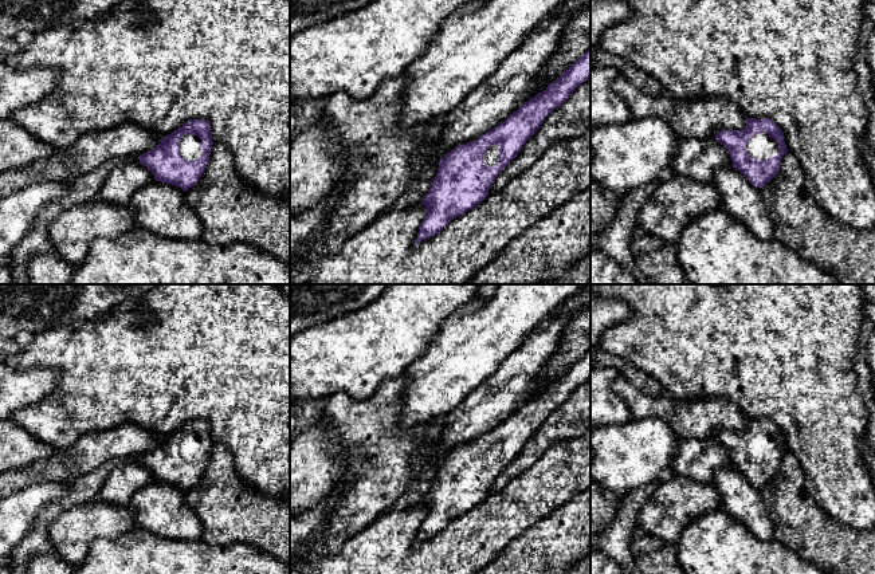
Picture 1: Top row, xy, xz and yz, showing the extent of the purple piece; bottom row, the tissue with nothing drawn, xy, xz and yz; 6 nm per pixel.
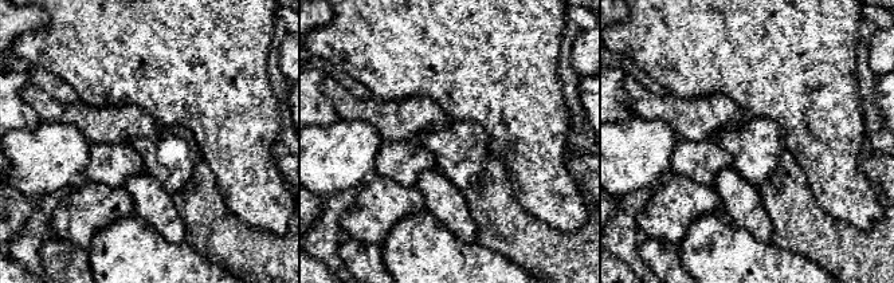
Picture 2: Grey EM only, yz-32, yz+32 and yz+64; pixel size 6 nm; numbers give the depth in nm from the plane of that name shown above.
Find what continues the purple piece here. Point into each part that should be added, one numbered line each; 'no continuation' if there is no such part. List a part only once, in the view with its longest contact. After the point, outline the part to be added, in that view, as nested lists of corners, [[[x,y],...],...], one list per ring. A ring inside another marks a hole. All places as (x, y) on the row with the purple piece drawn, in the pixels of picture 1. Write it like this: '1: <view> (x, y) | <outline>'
1: yz (760, 146) | [[[761,131],[753,135],[748,145],[746,150],[749,156],[754,160],[766,160],[773,156],[777,156],[780,149],[777,141],[770,138],[766,133]]]

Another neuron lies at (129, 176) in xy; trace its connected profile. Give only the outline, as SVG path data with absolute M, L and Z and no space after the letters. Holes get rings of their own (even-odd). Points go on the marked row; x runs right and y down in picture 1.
M138 158L118 161L101 188L99 197L117 205L126 205L137 190L154 181L152 170Z

